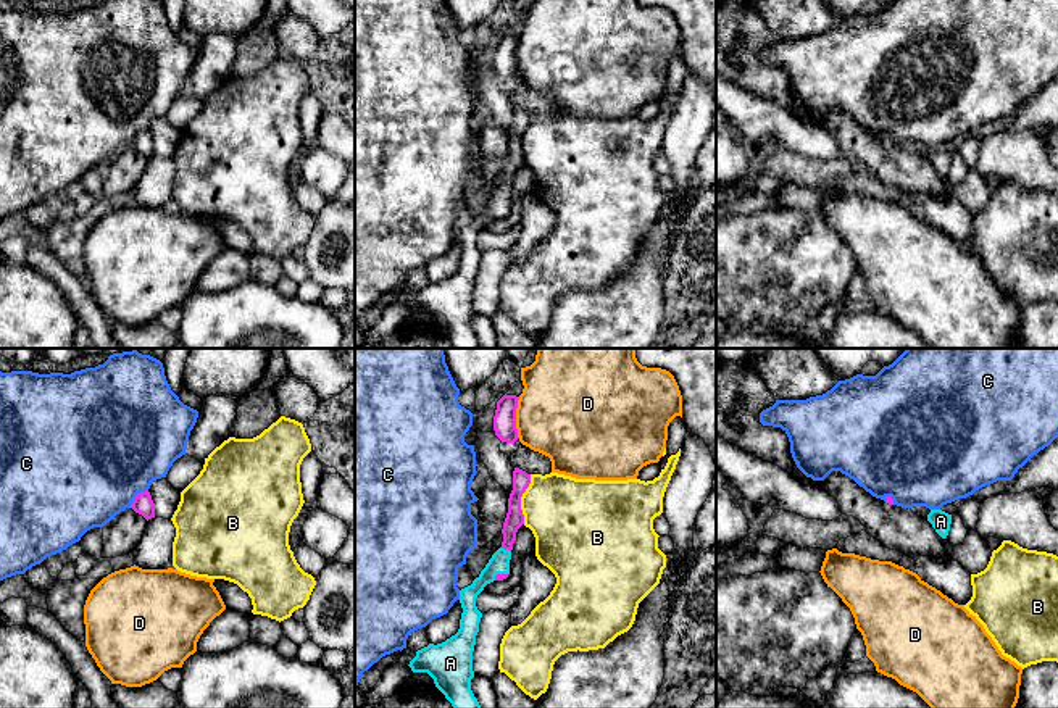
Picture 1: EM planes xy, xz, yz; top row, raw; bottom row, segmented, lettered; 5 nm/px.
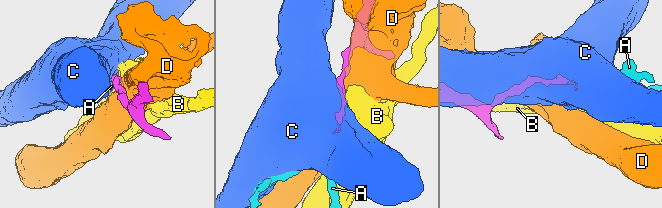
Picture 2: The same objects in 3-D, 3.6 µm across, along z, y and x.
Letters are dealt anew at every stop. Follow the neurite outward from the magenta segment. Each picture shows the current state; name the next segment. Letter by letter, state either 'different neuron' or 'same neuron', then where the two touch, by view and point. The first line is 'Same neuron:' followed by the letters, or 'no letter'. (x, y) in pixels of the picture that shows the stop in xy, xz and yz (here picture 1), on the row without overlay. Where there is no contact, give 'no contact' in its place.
Same neuron: A
A: same neuron; meets magenta in xz at (505, 187)
B: different neuron; meets magenta in xz at (520, 137)
C: different neuron; meets magenta in xy at (136, 136)
D: different neuron; meets magenta in xz at (515, 57)

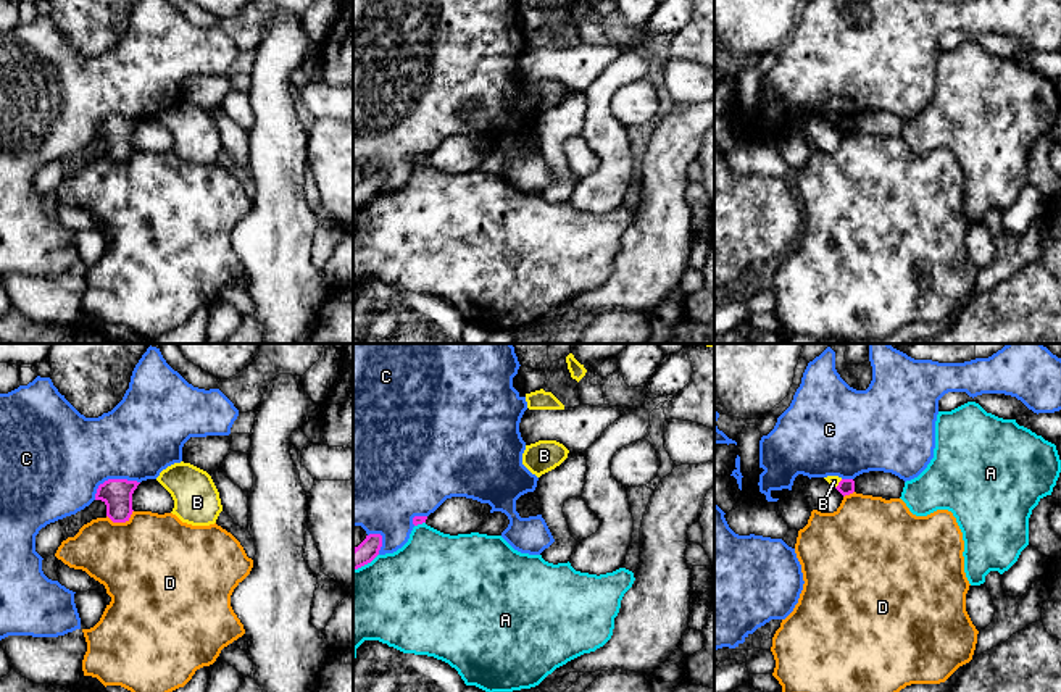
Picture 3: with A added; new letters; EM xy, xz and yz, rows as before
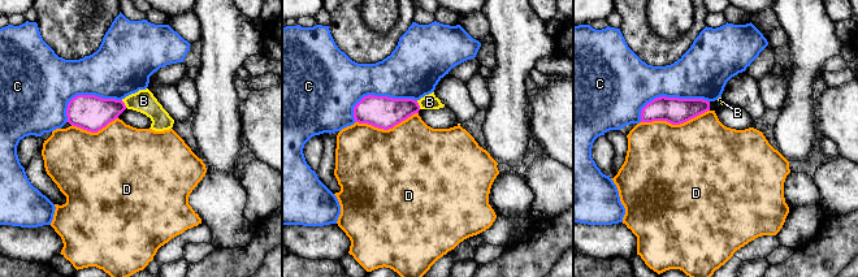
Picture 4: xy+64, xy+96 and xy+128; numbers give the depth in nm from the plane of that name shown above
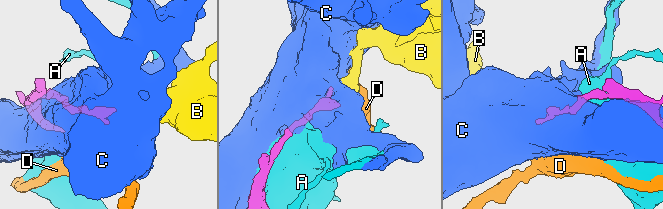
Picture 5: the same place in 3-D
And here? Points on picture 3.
Same neuron: no letter
A: different neuron; meets magenta in xz at (365, 202)
B: different neuron; meets magenta in yz at (839, 123)
C: different neuron; meets magenta in xy at (112, 118)
D: different neuron; meets magenta in xy at (121, 160)

